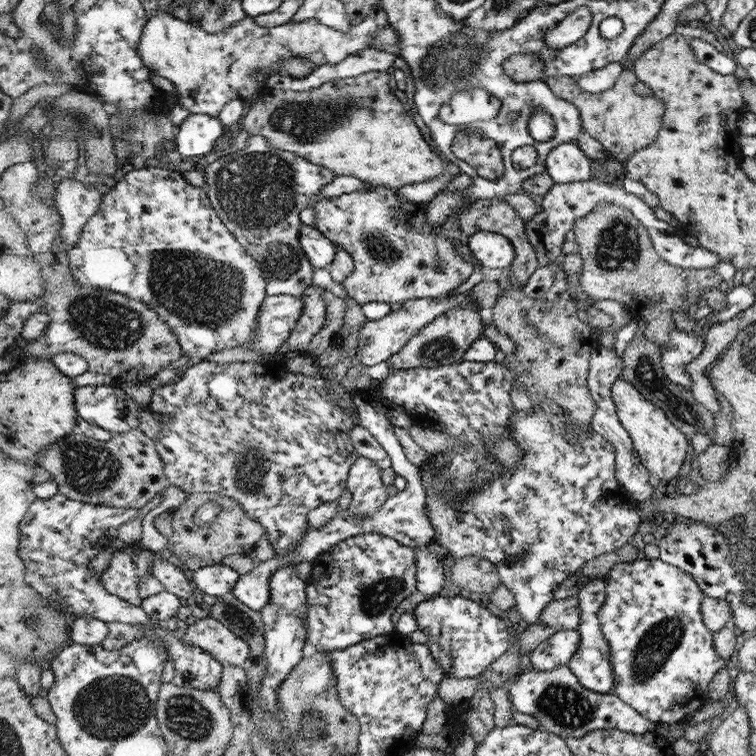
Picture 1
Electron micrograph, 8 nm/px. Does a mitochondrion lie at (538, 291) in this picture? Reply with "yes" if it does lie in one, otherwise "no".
no

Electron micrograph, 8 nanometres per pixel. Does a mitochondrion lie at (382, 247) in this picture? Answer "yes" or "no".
yes

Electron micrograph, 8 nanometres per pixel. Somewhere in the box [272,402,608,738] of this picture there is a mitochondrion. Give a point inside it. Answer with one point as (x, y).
(559, 703)

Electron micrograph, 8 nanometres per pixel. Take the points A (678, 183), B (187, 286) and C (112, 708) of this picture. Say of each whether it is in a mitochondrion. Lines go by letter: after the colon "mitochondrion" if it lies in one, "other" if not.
A: other
B: mitochondrion
C: mitochondrion

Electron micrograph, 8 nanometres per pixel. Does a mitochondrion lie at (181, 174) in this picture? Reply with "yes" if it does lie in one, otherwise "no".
no

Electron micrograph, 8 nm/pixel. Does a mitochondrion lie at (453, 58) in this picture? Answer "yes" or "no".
yes

